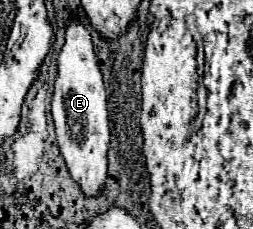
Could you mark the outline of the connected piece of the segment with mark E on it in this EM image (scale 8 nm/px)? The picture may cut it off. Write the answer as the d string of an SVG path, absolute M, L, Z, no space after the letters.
M68 22L66 44L58 56L58 78L54 86L52 100L52 118L56 126L58 146L66 160L72 180L80 186L84 196L100 196L106 176L108 176L108 142L110 142L110 120L108 120L108 102L106 90L102 84L102 74L92 50L92 40L88 30L76 22Z

